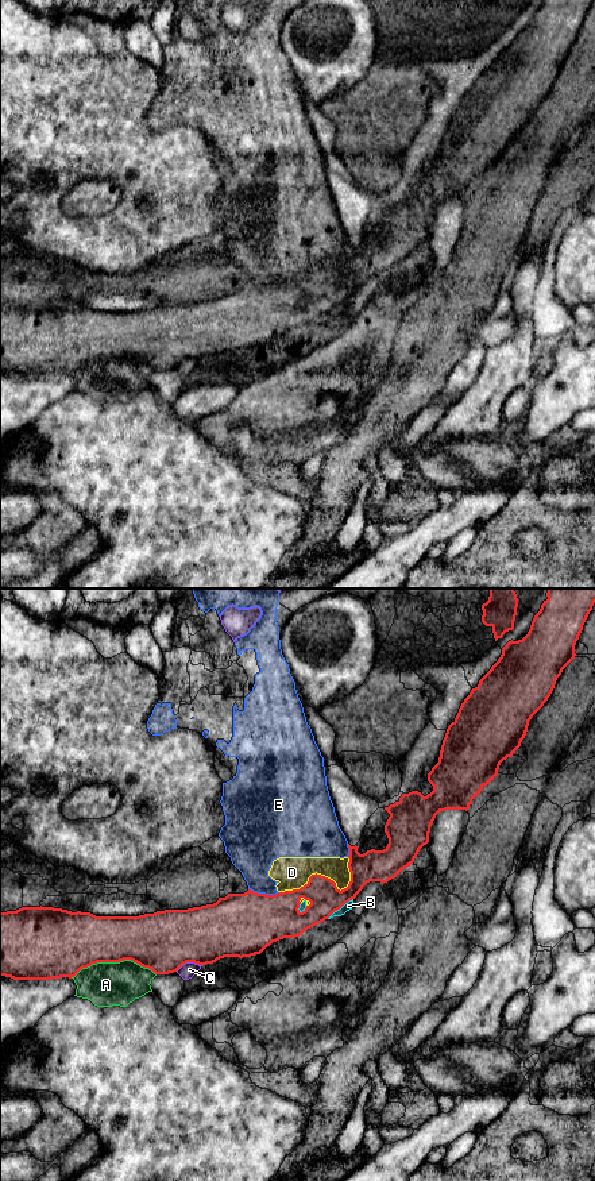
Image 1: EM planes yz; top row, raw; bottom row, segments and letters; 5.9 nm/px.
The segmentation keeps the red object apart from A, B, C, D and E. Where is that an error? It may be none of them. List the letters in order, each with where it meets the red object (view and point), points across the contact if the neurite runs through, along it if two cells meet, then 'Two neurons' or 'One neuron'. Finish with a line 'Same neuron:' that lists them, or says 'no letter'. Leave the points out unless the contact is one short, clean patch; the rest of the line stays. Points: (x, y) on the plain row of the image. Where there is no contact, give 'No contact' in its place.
A: Touches red at yz (112, 356). Two neurons
B: Touches red at yz (339, 304). Boundary: yz (352, 293), (327, 313). Two neurons
C: Touches red at yz (188, 356). Two neurons
D: Touches red at yz (325, 273). Two neurons
E: Touches red at yz (263, 289). Two neurons
Same neuron: no letter

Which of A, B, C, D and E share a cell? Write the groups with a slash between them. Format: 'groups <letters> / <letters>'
groups A / B D E / C

